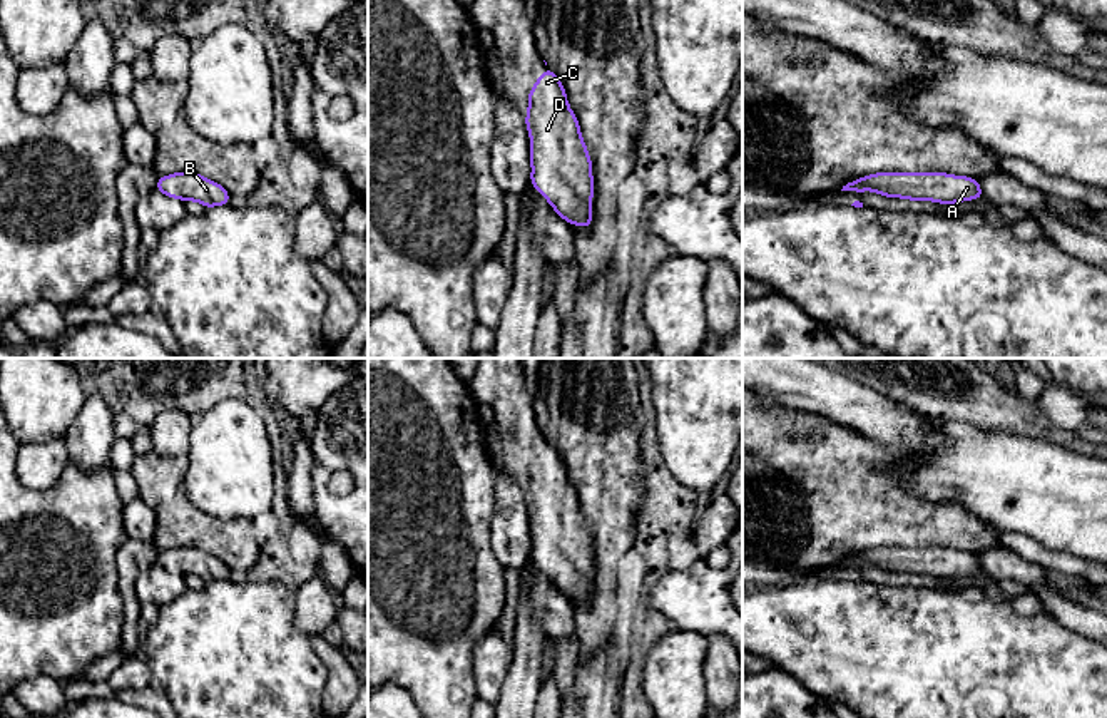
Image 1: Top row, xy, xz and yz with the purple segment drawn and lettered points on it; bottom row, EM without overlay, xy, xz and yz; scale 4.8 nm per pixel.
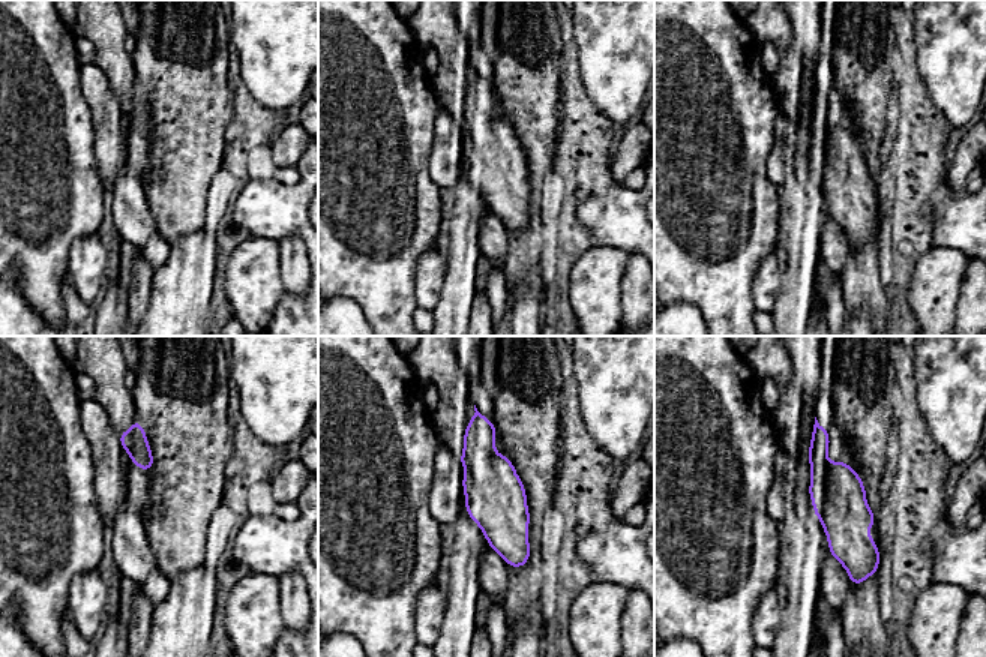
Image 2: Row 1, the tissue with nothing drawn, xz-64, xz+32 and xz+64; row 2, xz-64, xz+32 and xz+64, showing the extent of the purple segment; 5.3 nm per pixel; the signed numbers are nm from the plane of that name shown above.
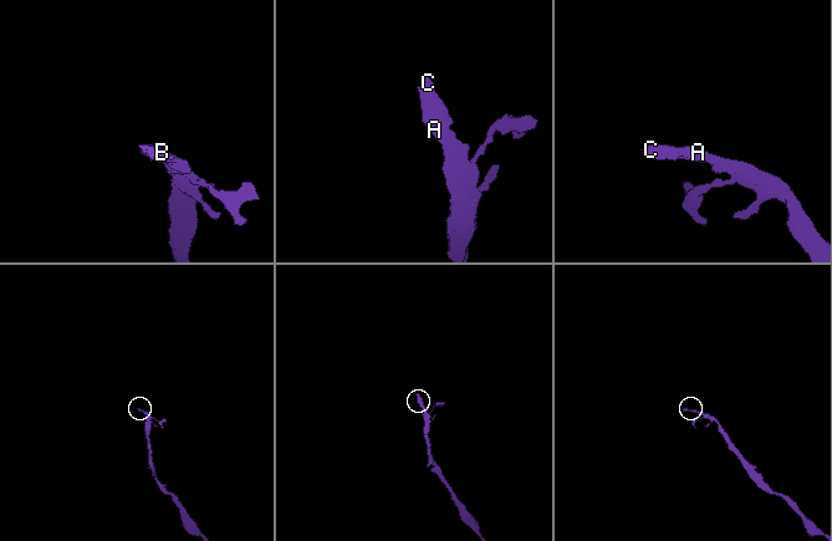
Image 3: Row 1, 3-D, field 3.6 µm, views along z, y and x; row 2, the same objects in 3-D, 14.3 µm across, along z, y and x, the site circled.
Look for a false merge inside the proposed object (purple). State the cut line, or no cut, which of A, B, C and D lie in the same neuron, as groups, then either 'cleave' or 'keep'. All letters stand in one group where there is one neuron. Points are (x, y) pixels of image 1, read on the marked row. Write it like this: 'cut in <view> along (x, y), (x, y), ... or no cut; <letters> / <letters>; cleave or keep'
no cut; A B C D; keep

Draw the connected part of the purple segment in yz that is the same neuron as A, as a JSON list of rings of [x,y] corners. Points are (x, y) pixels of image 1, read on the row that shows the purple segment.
[[[876,172],[854,179],[841,191],[875,191],[885,197],[955,204],[985,197],[978,179],[946,172]]]

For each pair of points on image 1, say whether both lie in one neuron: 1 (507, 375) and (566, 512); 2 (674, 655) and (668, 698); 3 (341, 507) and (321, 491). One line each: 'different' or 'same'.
1: same
2: same
3: same

